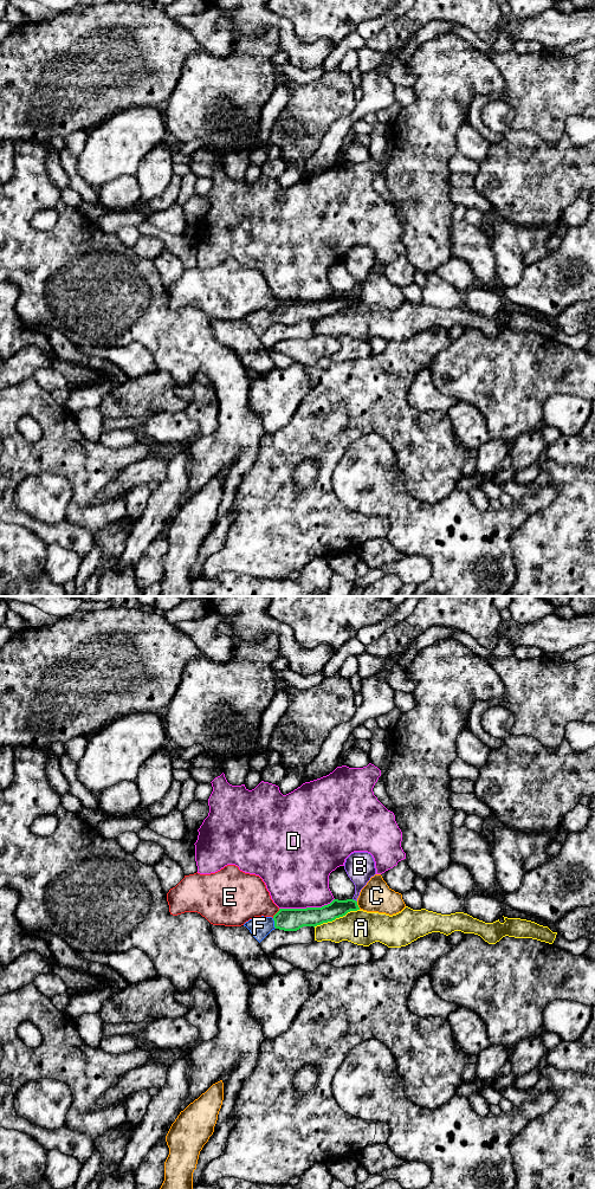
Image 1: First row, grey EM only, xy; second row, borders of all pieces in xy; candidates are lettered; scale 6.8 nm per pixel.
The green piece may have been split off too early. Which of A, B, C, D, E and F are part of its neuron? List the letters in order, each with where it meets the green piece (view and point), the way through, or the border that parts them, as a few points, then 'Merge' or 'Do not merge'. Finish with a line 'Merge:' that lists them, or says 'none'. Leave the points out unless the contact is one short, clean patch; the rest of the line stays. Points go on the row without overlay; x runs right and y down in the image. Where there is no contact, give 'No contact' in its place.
A: Touches green at xy (336, 311). Do not merge
B: Touches green at xy (355, 295). Boundary: xy (353, 292), (356, 296). Do not merge
C: Touches green at xy (357, 299). Boundary: xy (356, 296), (360, 303). Do not merge
D: Touches green at xy (306, 302). Do not merge
E: Touches green at xy (276, 308). Do not merge
F: Touches green at xy (275, 317). Path across: xy (289, 314), (275, 317), (259, 321). Merge
Merge: F

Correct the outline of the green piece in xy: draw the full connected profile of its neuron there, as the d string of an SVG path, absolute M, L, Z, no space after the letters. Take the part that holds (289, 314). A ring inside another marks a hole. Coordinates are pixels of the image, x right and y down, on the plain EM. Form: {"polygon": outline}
{"polygon": "M334 293L322 302L279 303L273 311L254 311L246 316L252 330L260 337L272 324L297 325L303 321L317 321L360 304L354 293Z"}

